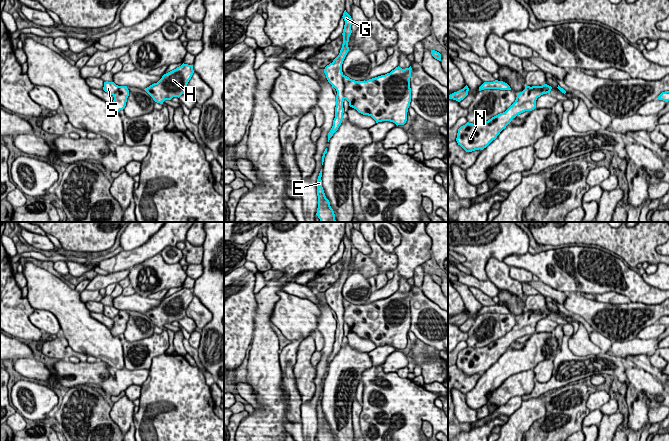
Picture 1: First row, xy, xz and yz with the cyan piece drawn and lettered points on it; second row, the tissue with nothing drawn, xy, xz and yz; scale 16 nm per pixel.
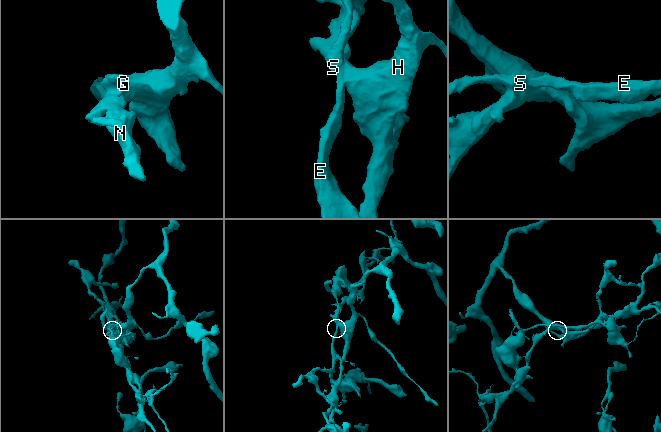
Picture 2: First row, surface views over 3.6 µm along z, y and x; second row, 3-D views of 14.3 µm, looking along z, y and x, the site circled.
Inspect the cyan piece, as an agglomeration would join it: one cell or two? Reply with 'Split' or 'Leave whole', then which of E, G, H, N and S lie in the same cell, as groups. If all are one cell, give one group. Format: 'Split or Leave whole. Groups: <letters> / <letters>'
Split. Groups: E G S / H N

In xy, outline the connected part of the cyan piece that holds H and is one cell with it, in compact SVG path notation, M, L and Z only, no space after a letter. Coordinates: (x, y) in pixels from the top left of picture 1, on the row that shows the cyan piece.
M182 64L176 69L164 74L162 78L144 90L157 103L180 97L186 92L186 86L194 73L193 65Z

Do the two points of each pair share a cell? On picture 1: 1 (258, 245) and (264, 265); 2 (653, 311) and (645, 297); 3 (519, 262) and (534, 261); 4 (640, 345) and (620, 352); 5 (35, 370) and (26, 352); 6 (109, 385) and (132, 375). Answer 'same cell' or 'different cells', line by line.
1: same cell
2: different cells
3: same cell
4: same cell
5: different cells
6: same cell

